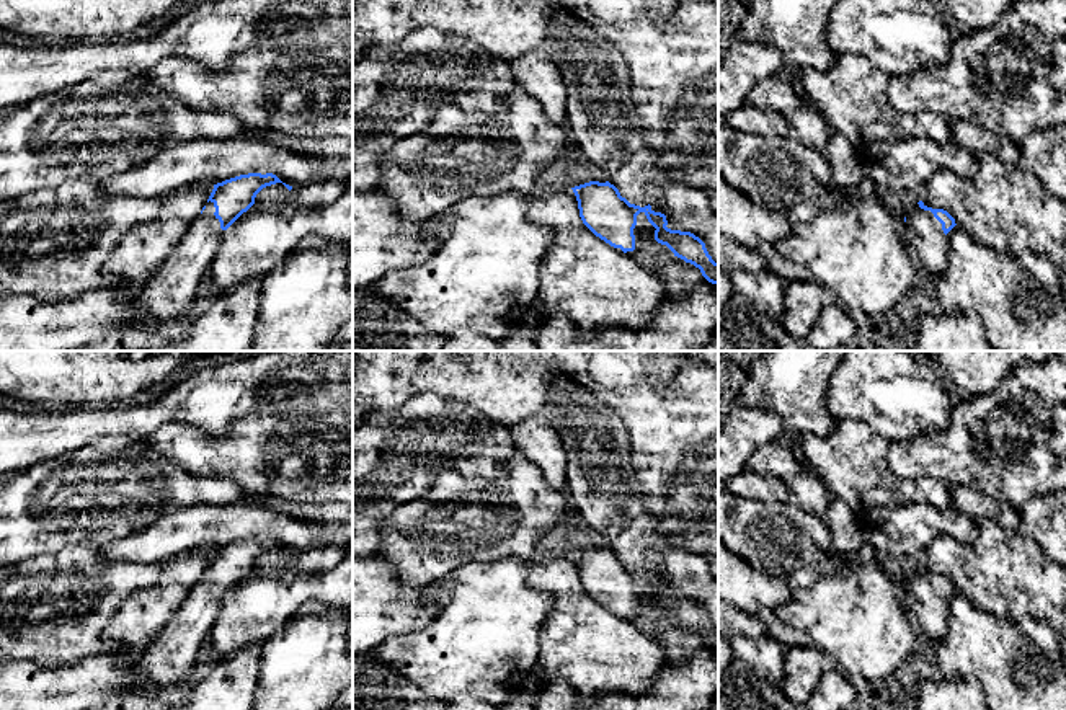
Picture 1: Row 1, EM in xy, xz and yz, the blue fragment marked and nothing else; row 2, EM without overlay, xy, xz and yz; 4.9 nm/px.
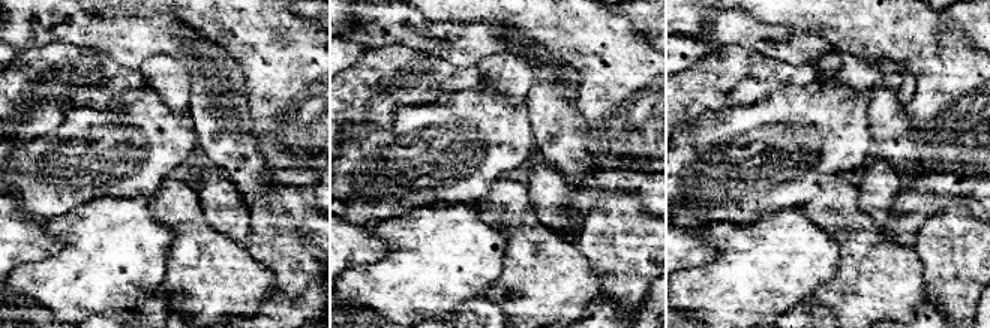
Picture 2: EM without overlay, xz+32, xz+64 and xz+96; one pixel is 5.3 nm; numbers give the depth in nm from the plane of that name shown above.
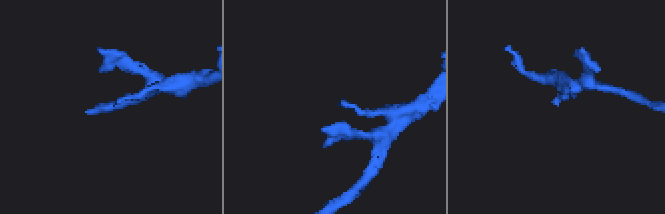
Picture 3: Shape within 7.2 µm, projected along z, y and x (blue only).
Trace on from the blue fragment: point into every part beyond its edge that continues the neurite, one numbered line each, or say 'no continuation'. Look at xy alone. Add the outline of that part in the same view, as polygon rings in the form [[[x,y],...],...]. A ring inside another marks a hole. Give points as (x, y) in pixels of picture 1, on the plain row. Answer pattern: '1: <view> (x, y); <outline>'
1: xy (177, 652); [[[209,566],[157,640],[142,651],[135,668],[137,687],[149,681],[157,690],[167,689],[183,682],[201,666],[206,640],[224,597],[214,578],[214,568]]]

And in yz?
1: yz (929, 609); [[[917,573],[913,581],[906,581],[903,601],[911,607],[911,615],[919,630],[922,641],[921,655],[929,658],[931,650],[947,630],[948,607],[942,589],[931,576]]]

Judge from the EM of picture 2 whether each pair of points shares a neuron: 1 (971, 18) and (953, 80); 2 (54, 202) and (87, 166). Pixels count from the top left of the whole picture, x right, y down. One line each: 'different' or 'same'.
1: different
2: same

